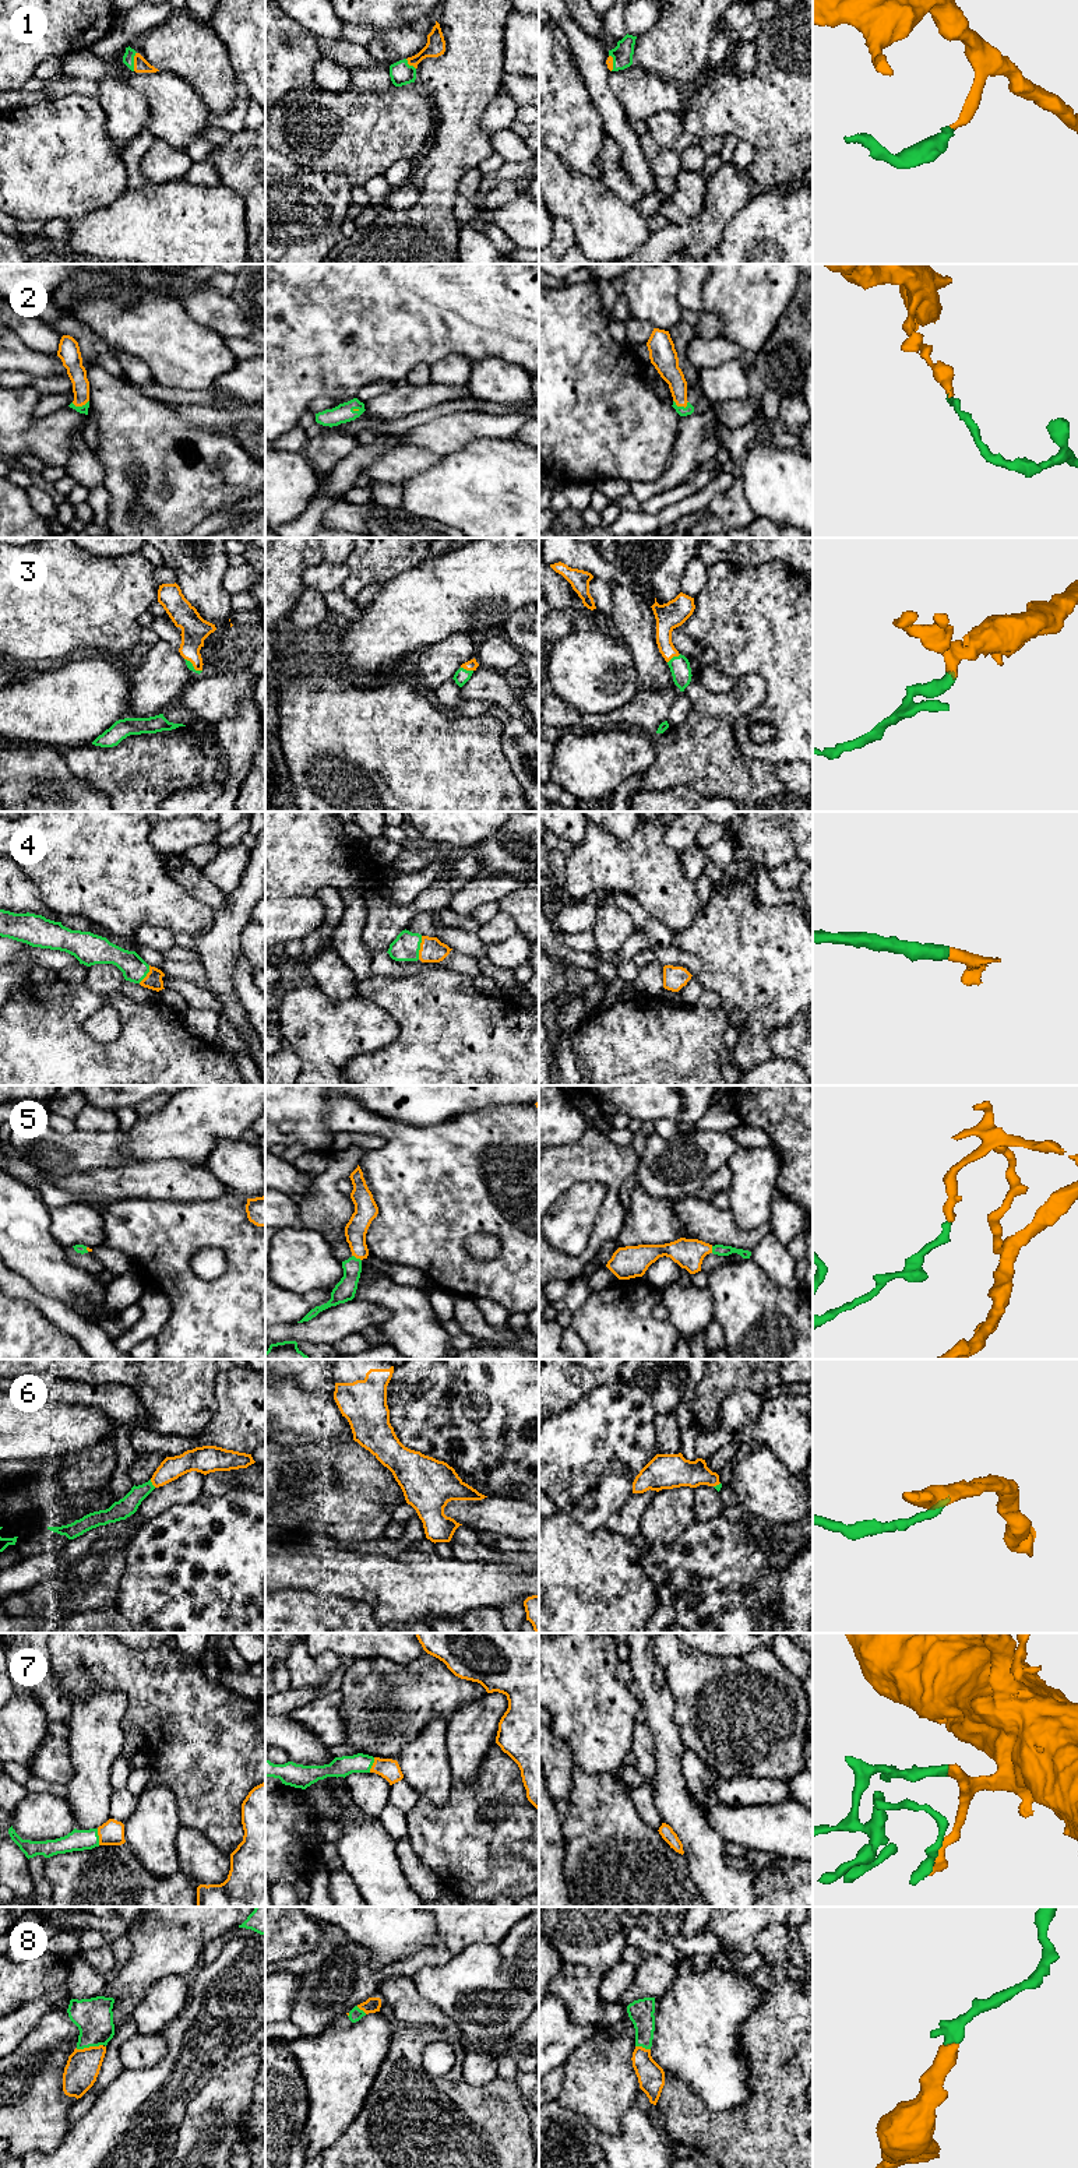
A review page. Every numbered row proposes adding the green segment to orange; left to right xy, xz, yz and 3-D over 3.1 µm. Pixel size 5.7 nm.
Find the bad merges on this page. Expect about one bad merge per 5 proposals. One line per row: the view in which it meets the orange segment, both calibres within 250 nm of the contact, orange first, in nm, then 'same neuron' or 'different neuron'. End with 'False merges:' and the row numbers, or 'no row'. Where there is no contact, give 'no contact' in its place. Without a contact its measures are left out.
1: contact in xy; calibres 80 and 60 nm; same neuron
2: contact in yz; calibres 130 and 60 nm; same neuron
3: contact in yz; calibres 150 and 120 nm; same neuron
4: contact in xz; calibres 140 and 160 nm; same neuron
5: contact in xz; calibres 130 and 120 nm; same neuron
6: contact in xy; calibres 140 and 110 nm; same neuron
7: contact in xy; calibres 140 and 130 nm; same neuron
8: contact in xy; calibres 190 and 220 nm; same neuron
False merges: no row

